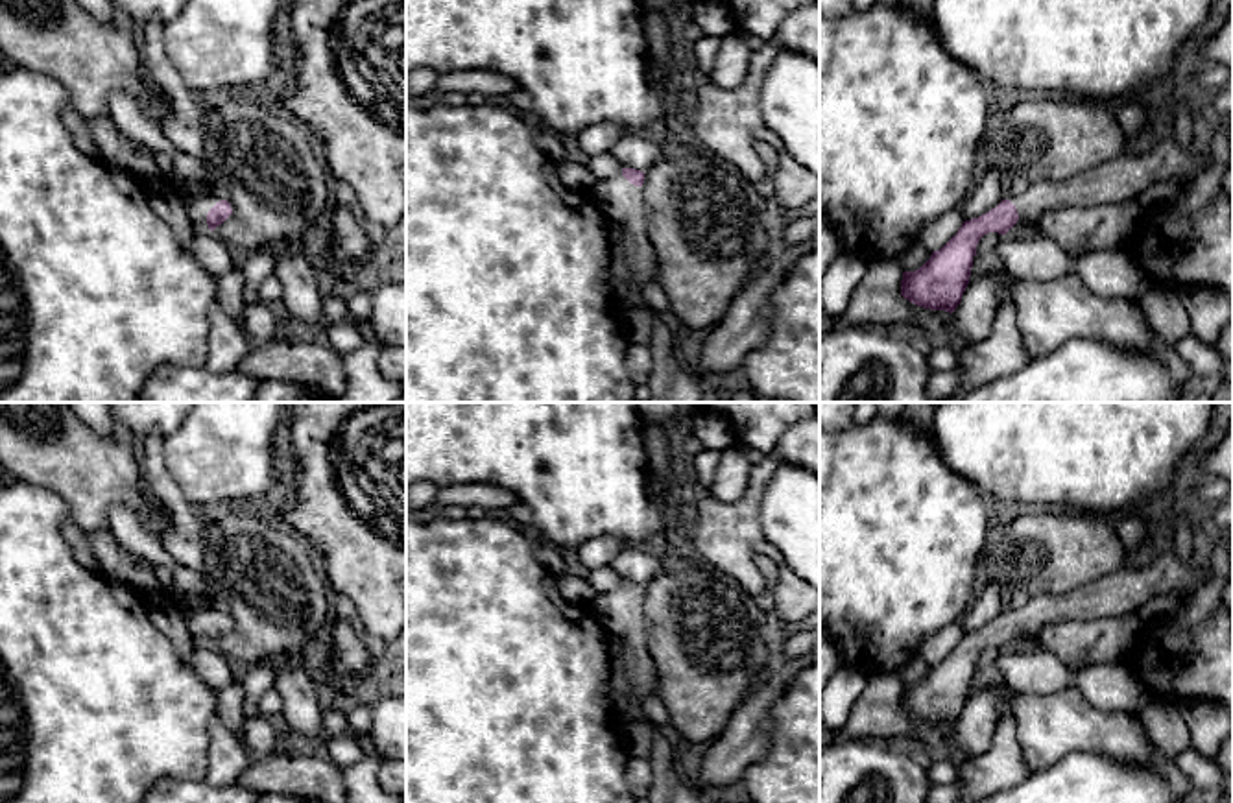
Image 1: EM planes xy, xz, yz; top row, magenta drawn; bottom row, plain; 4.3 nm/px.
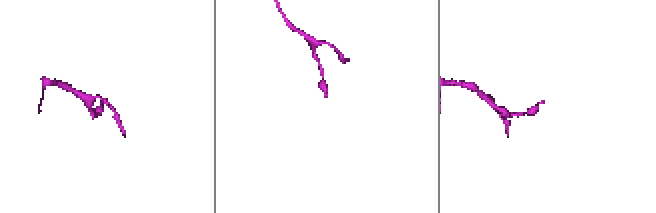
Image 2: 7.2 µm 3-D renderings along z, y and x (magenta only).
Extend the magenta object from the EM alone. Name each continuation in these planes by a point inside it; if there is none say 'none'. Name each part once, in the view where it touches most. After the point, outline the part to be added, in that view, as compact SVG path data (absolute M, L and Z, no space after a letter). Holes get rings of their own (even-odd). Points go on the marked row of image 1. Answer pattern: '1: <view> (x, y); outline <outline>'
1: xy (198, 207); outline M201 194L198 198L183 199L192 223L201 229L209 229L207 214L218 201L221 201L218 194Z

